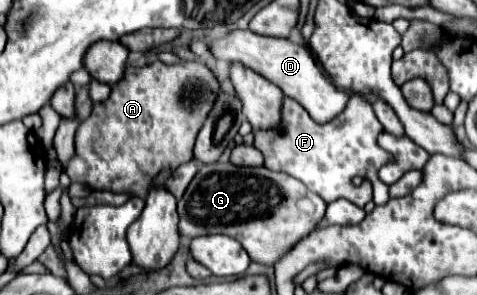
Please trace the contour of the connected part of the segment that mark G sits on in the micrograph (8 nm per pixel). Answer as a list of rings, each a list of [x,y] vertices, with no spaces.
[[[204,164],[178,200],[180,234],[198,238],[204,234],[228,234],[240,240],[254,262],[274,264],[324,218],[326,202],[284,172],[266,168],[242,168],[234,164]]]

